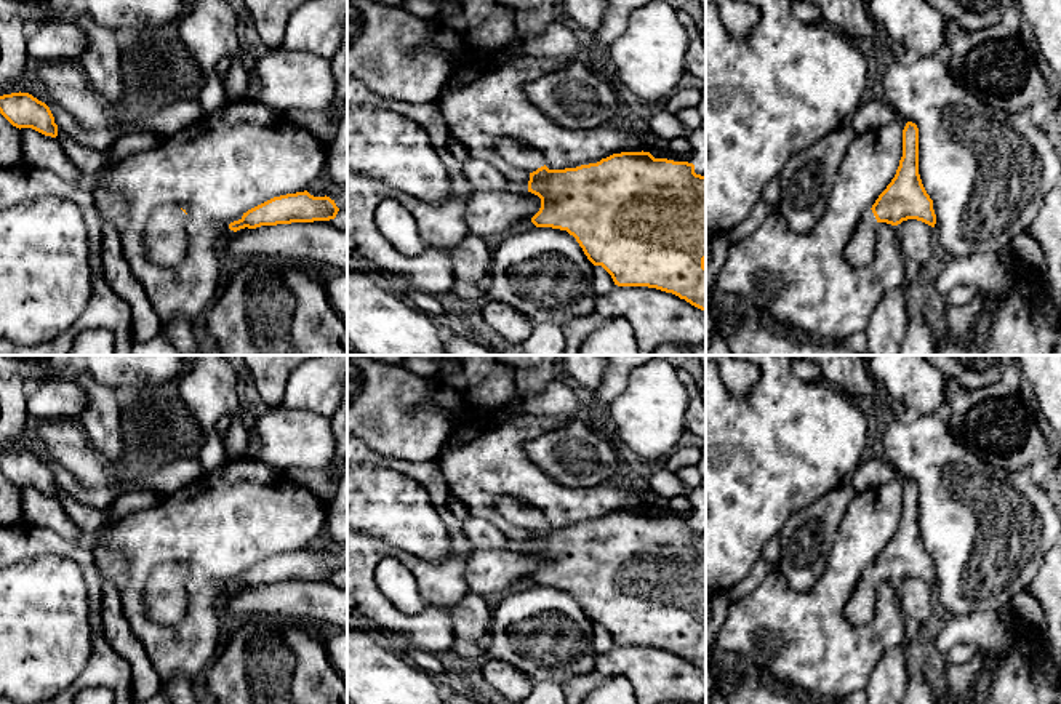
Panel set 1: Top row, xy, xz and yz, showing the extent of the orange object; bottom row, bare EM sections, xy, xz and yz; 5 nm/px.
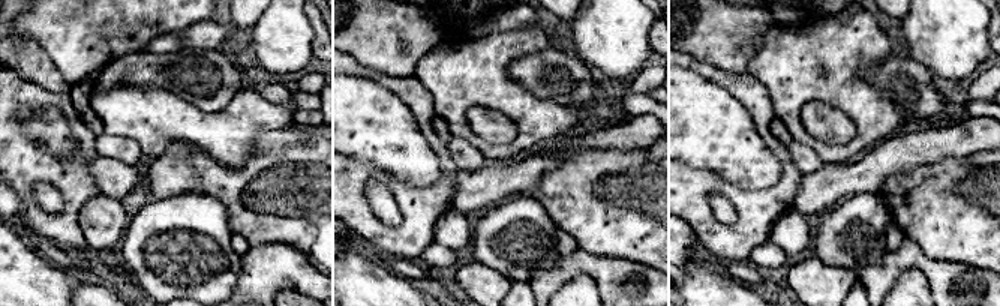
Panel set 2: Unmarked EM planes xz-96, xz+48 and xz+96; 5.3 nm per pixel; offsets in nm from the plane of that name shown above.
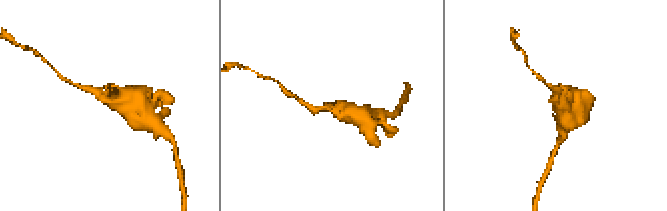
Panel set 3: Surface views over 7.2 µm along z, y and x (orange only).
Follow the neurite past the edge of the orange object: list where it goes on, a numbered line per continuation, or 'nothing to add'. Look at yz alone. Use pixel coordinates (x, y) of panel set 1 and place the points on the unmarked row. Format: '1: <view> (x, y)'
1: yz (860, 610)

